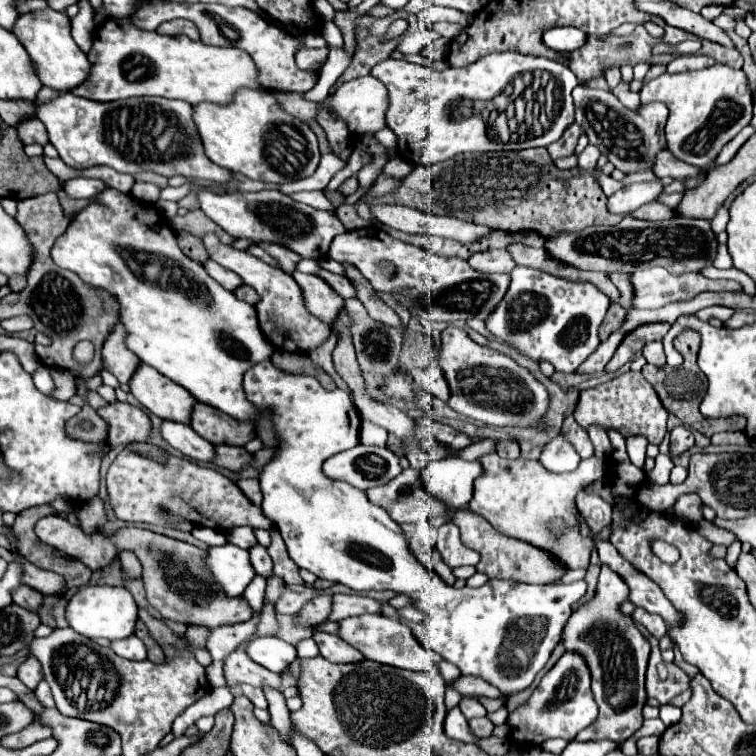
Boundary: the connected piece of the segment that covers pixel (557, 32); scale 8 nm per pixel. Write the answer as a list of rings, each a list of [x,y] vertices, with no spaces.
[[[552,27],[544,31],[544,43],[554,51],[568,53],[580,49],[586,43],[586,33],[578,27]]]

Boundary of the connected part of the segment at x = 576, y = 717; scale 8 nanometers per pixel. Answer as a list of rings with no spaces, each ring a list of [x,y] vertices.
[[[566,651],[560,661],[542,677],[528,703],[510,713],[508,725],[512,727],[514,741],[540,745],[552,737],[574,741],[584,727],[594,723],[594,719],[598,719],[598,705],[590,691],[590,669],[586,659],[576,651]]]

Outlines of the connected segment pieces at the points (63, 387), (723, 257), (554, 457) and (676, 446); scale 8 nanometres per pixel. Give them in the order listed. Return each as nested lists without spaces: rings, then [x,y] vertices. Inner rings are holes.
[[[52,367],[50,369],[50,375],[56,383],[56,391],[54,391],[54,399],[60,399],[60,401],[68,401],[72,395],[76,395],[76,381],[72,377],[70,371],[66,369],[58,369],[58,367]]]
[[[718,243],[717,251],[718,253],[712,263],[713,266],[718,269],[729,269],[733,267],[733,261],[728,252],[727,245]]]
[[[556,437],[548,447],[546,451],[542,453],[540,457],[540,463],[554,471],[554,473],[562,473],[562,471],[570,471],[570,469],[576,469],[578,463],[580,463],[580,457],[578,453],[574,451],[574,447],[564,439],[564,437]]]
[[[678,425],[670,431],[670,455],[672,457],[680,457],[688,449],[692,449],[692,445],[694,445],[694,435],[688,427]]]

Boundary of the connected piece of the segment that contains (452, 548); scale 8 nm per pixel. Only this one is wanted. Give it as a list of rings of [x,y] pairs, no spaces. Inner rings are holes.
[[[442,525],[438,537],[438,551],[448,567],[462,567],[462,565],[476,565],[480,555],[468,549],[460,541],[460,531],[456,525]]]

